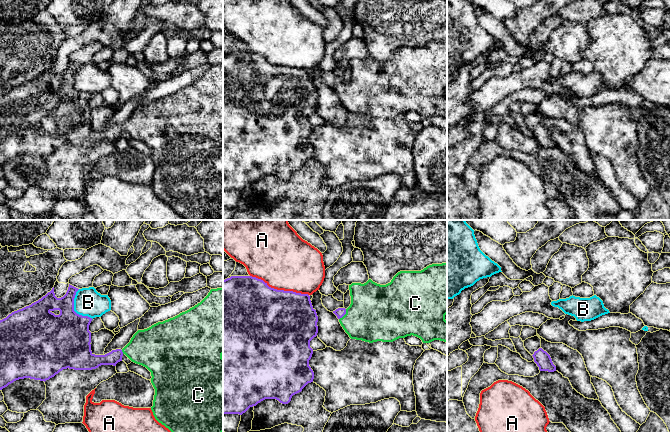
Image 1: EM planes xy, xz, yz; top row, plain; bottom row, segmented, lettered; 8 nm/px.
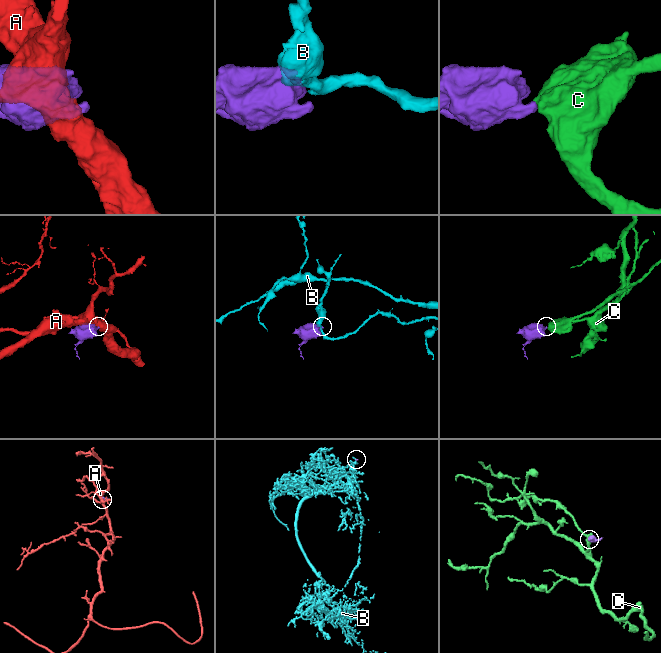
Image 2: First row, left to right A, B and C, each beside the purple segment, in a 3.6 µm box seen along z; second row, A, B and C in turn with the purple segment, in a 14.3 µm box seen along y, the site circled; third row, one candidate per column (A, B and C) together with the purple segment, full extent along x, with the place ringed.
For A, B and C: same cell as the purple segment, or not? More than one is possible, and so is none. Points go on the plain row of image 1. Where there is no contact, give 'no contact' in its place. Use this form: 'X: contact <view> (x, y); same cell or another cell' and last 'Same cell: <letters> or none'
A: contact xz (279, 66); another cell
B: contact xy (73, 85); another cell
C: contact xz (344, 90); same cell
Same cell: C

